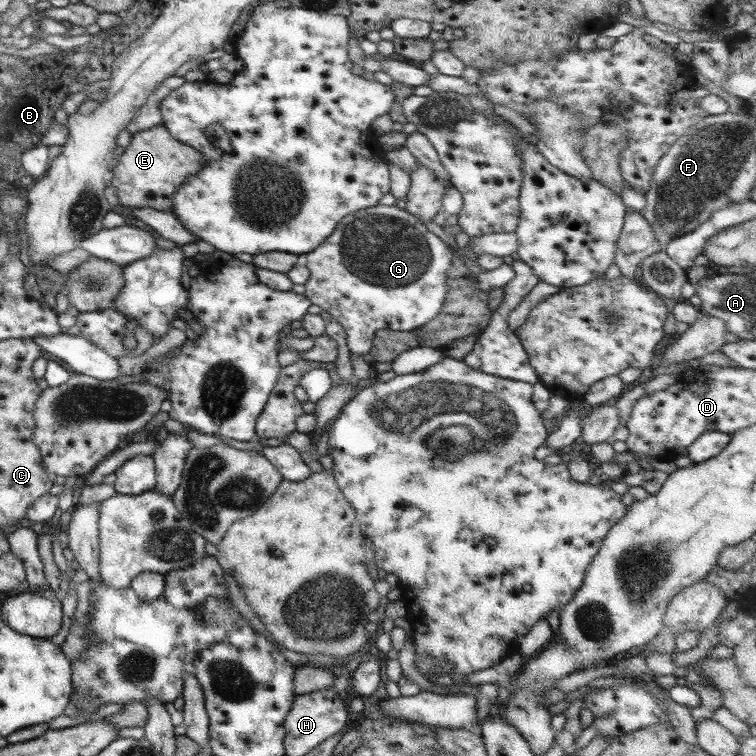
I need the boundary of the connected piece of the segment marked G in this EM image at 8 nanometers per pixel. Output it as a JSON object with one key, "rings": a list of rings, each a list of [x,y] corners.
{"rings":[[[377,204],[352,212],[351,214],[346,214],[335,224],[335,228],[333,228],[331,234],[321,244],[300,258],[305,268],[310,272],[309,278],[307,278],[304,284],[305,290],[302,295],[307,298],[307,301],[311,305],[318,306],[321,311],[329,314],[332,320],[341,324],[346,334],[345,340],[349,352],[358,355],[367,353],[369,348],[371,348],[372,338],[376,330],[385,328],[394,331],[409,332],[419,328],[419,326],[423,326],[433,316],[437,315],[443,305],[443,298],[445,298],[445,274],[447,274],[447,270],[451,266],[451,253],[449,253],[447,245],[439,237],[427,231],[427,228],[417,220],[417,217],[410,215],[407,211],[397,208],[395,205],[387,206],[383,204]]]}

